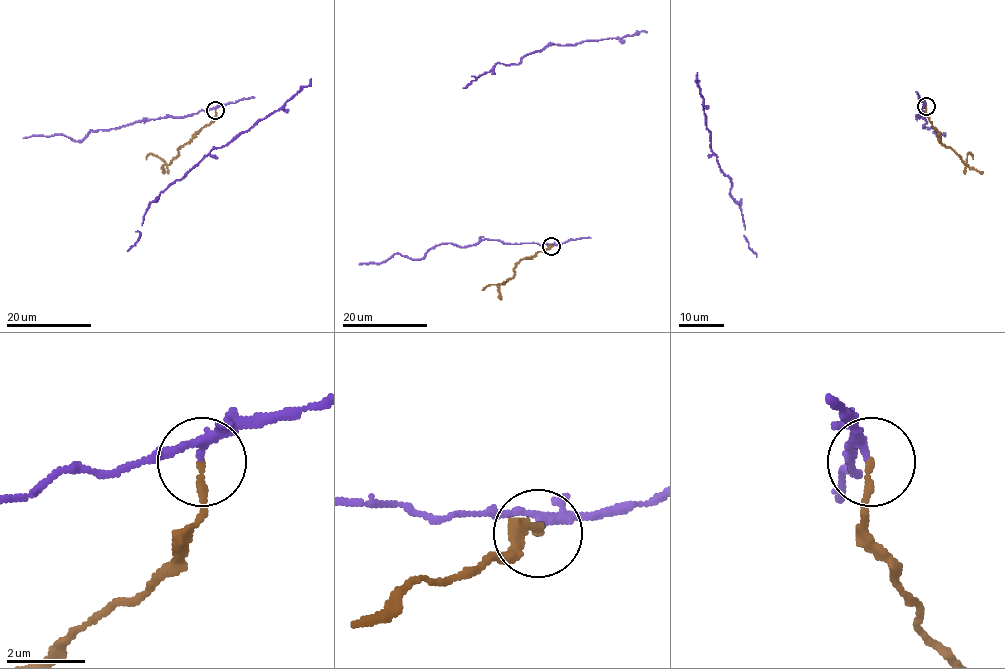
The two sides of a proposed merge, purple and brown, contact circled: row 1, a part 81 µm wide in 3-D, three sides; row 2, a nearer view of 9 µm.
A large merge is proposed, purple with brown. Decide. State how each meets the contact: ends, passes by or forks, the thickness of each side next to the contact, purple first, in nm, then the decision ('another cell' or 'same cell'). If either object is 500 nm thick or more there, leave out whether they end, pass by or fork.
purple passes by | brown ends | 190/190 nm | another cell

